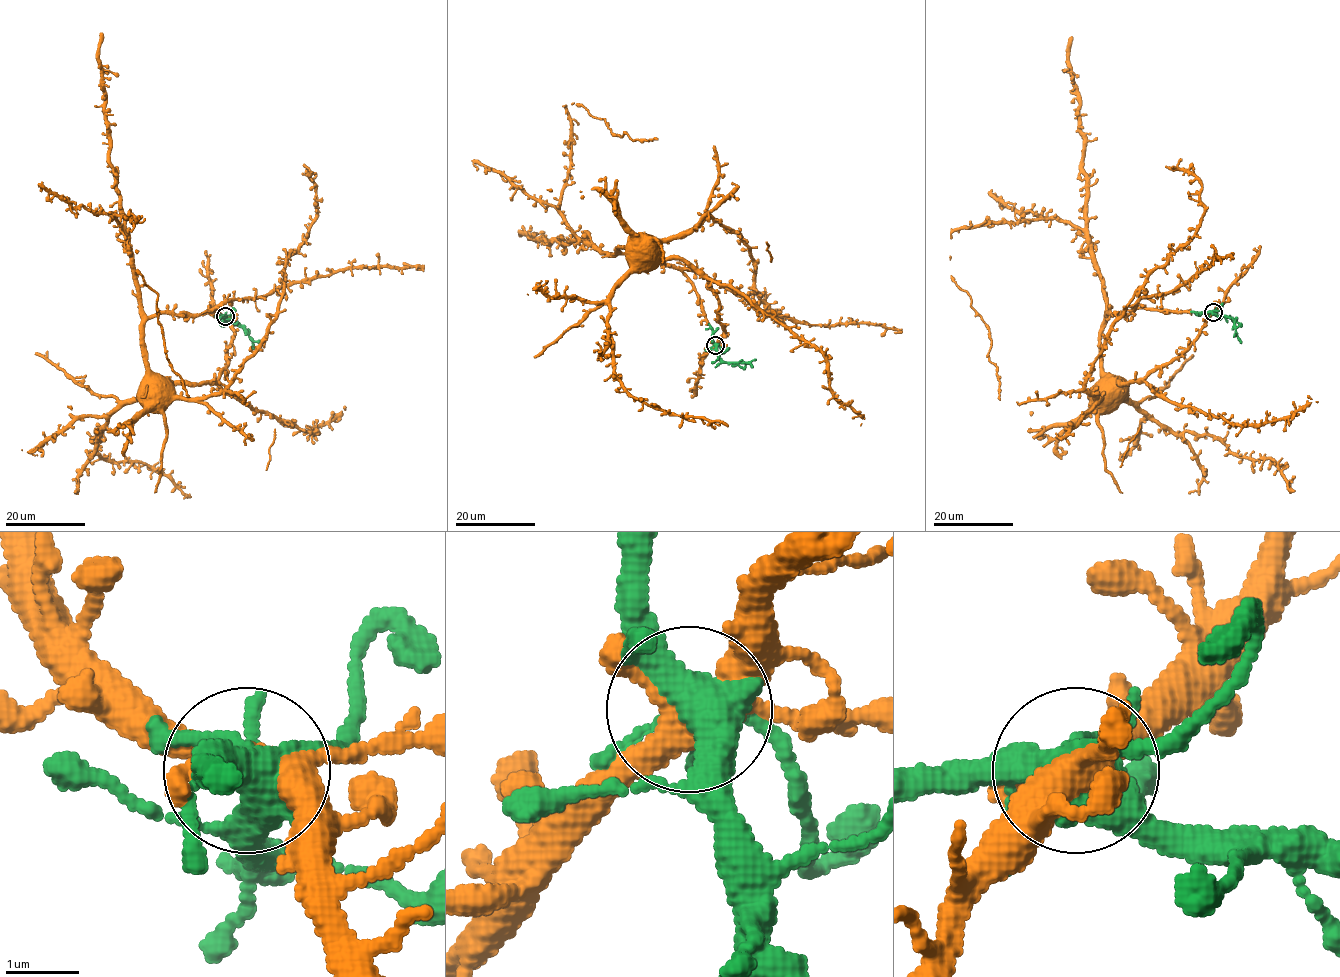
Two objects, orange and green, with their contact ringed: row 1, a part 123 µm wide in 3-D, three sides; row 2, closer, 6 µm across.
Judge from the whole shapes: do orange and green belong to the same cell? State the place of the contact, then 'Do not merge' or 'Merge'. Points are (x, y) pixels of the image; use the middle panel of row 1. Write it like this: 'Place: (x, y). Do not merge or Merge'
Place: (715, 345). Merge

